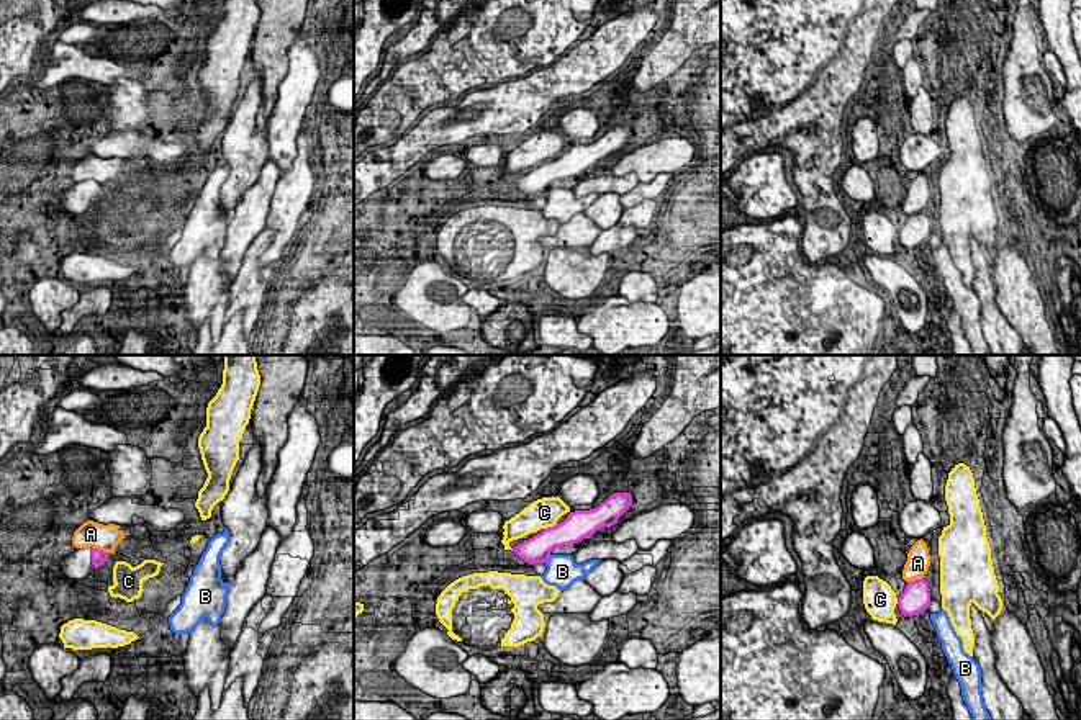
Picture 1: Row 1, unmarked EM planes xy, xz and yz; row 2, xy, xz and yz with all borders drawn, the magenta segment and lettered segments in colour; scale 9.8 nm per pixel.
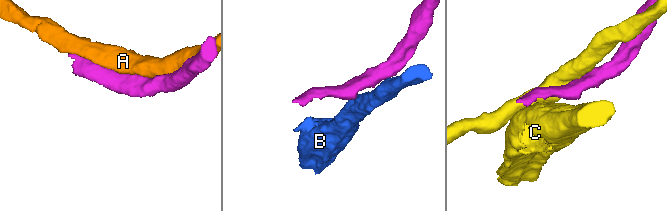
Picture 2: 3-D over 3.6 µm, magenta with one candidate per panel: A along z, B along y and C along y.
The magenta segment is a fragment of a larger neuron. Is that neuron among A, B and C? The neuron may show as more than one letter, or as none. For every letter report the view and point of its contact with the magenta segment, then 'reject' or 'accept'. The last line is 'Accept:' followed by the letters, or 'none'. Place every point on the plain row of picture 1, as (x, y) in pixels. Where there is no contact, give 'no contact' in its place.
A: contact xy (100, 184); reject
B: contact xz (547, 192); accept
C: contact xz (549, 161); reject
Accept: B

